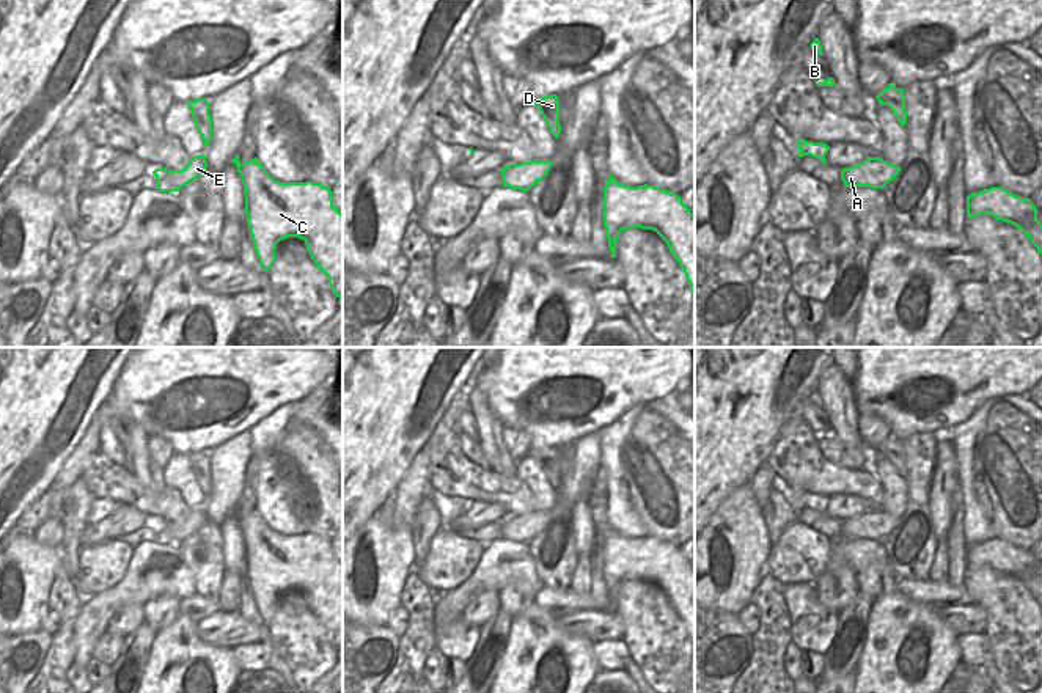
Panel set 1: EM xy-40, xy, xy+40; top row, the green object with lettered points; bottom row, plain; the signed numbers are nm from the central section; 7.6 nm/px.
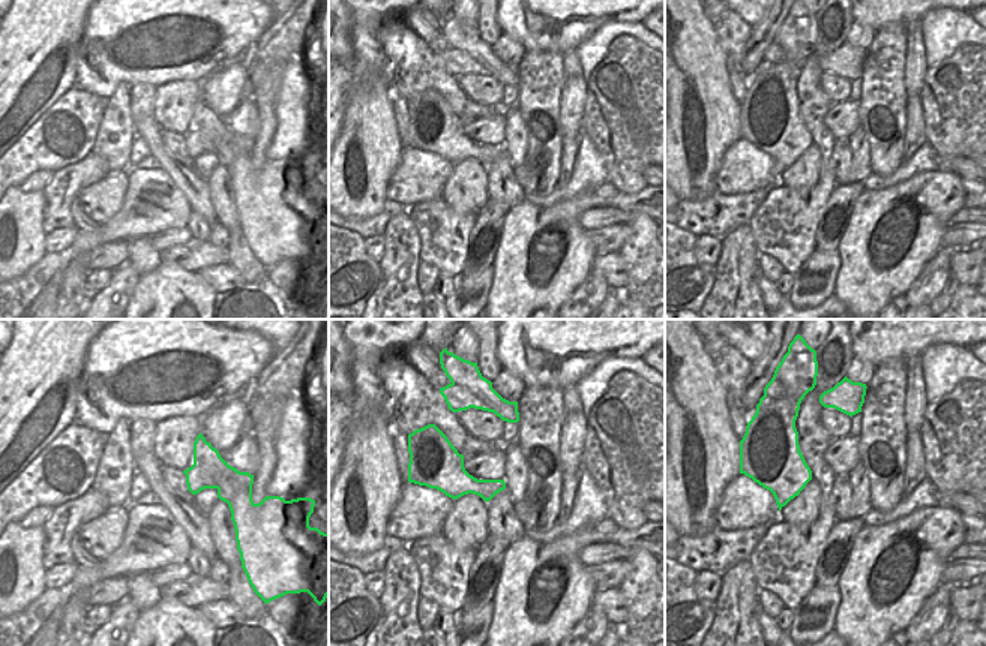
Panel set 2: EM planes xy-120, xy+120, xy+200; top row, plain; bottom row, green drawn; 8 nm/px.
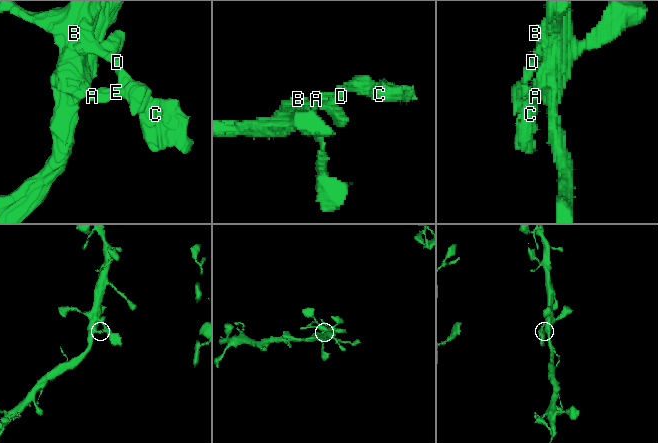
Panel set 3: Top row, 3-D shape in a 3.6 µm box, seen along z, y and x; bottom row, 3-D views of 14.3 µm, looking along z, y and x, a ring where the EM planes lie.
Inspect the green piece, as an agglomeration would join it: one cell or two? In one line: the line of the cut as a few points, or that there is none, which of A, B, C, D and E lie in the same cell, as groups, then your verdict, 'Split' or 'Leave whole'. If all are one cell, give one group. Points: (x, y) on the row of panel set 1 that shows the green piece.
No split. Groups: A B C D E. Leave whole.

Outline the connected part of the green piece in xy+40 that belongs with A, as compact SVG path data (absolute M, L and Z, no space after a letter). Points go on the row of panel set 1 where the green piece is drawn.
M869 157L853 167L842 168L841 179L846 187L883 189L901 171L882 157Z

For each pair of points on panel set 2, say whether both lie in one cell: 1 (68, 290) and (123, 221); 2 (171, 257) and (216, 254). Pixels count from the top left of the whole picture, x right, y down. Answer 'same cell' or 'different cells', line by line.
1: same cell
2: same cell

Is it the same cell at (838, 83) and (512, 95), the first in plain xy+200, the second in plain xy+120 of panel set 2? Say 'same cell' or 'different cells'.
different cells

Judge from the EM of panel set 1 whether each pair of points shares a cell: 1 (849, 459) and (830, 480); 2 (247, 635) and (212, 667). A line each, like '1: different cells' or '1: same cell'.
1: different cells
2: different cells

